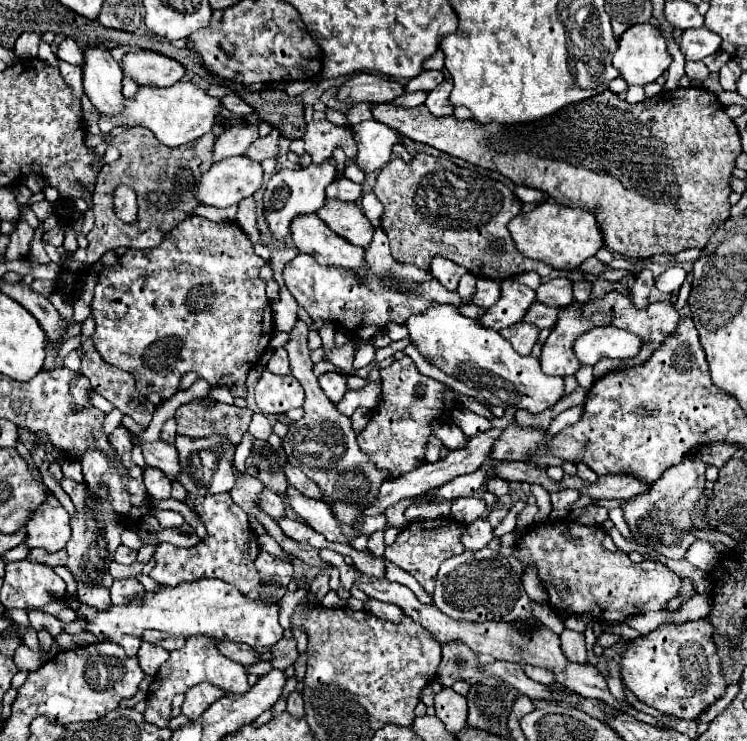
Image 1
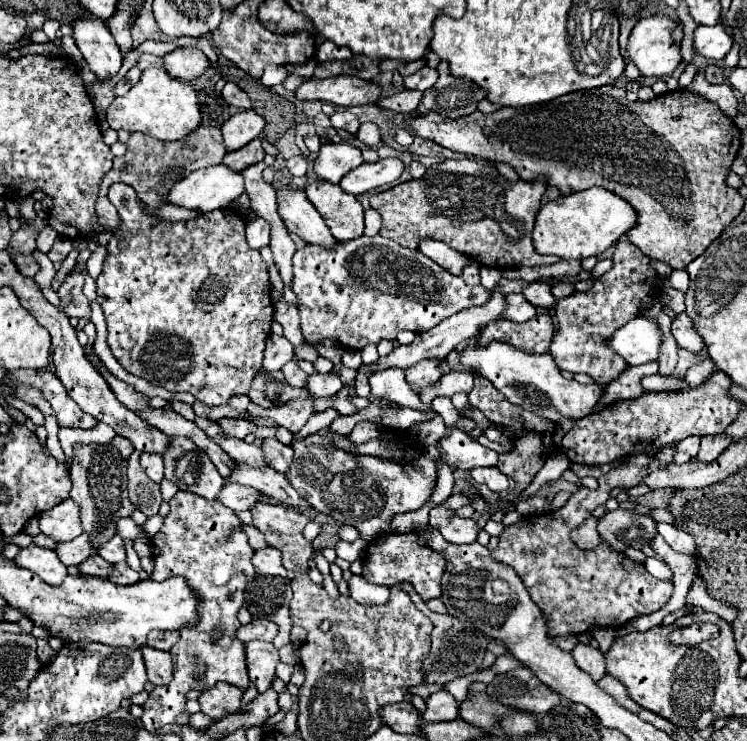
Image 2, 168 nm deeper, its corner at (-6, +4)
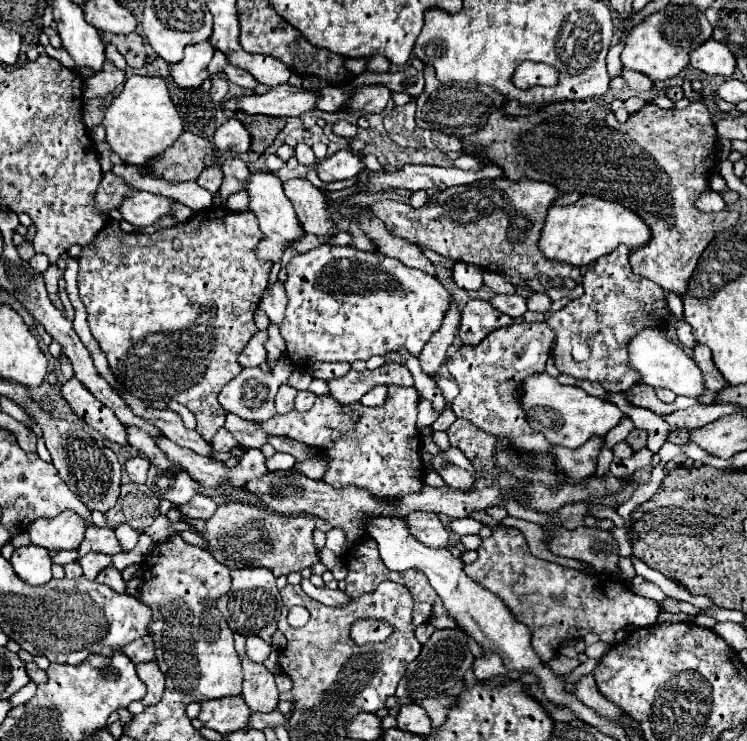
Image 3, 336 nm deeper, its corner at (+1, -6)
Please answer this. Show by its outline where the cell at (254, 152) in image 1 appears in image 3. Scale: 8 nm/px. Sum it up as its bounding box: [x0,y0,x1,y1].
[196,167,222,193]

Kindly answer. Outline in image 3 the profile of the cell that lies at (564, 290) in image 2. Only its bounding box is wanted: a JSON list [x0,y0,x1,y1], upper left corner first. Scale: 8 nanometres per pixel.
[526,293,550,313]

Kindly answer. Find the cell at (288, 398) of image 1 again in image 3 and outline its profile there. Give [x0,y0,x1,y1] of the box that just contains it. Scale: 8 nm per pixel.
[218,365,292,423]

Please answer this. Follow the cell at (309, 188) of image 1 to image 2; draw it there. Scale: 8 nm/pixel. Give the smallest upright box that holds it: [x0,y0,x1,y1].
[313,141,363,183]

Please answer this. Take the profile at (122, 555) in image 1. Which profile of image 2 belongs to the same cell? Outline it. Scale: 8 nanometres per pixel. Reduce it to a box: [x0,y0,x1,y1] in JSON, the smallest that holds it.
[99,535,127,563]

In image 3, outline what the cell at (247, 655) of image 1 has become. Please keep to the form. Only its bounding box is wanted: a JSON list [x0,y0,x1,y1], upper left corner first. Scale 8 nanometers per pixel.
[242,659,280,711]

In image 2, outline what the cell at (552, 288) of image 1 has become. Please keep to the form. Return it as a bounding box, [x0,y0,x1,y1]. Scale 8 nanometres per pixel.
[523,281,557,311]

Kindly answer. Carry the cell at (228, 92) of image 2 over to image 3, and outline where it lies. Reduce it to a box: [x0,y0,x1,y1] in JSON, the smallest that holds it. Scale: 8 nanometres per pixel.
[210,77,228,105]

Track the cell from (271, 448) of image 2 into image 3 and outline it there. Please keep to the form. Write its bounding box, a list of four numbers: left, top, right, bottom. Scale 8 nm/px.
[226,449,266,489]

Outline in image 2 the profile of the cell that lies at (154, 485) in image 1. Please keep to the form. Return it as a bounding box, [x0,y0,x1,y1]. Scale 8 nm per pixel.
[141,453,165,483]

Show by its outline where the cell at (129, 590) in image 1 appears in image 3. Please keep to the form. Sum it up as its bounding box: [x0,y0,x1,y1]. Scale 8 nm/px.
[96,565,124,593]

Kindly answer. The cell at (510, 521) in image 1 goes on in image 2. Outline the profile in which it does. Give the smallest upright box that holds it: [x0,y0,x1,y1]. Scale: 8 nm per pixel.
[485,521,505,551]

